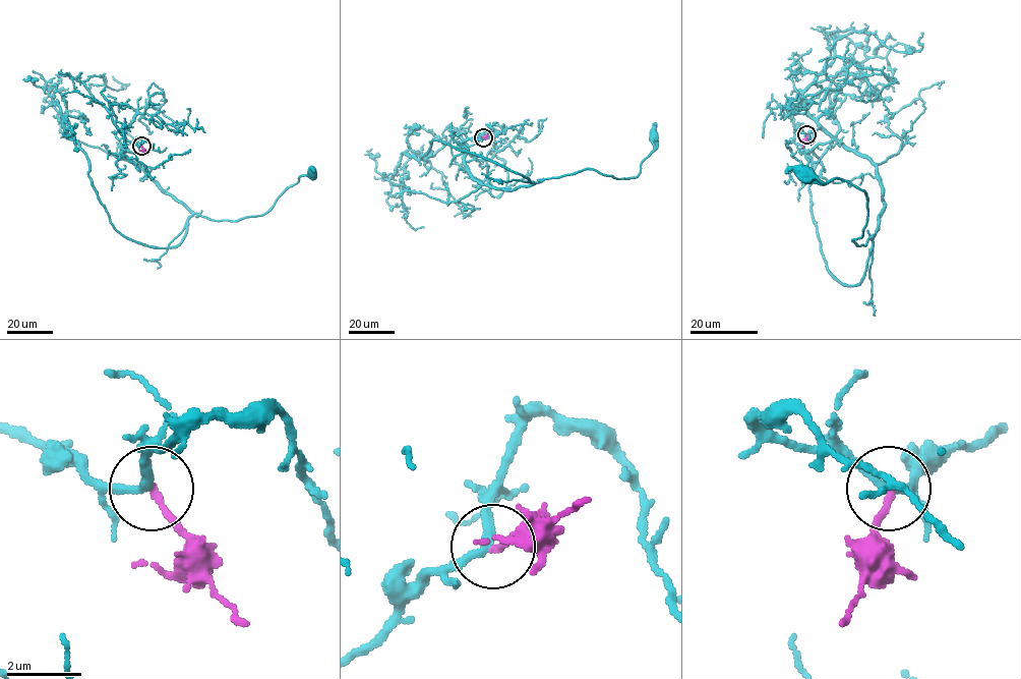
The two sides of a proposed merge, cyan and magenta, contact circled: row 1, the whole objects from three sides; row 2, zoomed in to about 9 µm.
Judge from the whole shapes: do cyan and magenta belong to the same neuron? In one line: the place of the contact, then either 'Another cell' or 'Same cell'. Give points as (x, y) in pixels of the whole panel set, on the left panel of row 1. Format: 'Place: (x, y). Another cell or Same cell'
Place: (141, 146). Another cell

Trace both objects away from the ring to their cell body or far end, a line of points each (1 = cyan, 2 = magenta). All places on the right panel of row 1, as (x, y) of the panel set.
1: (806, 134), (822, 127), (875, 166), (884, 207), (865, 245), (853, 240), (866, 222), (866, 194), (804, 174)
2: (806, 134), (802, 148)

